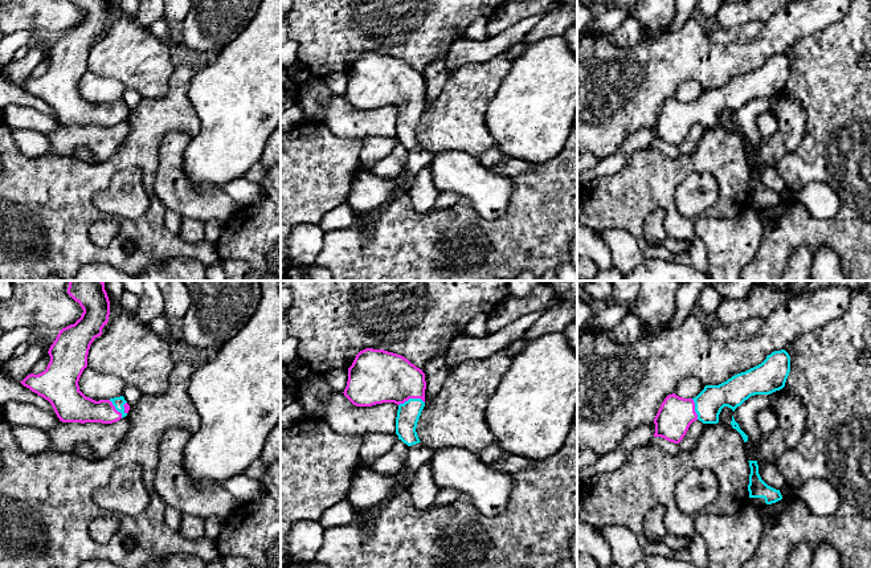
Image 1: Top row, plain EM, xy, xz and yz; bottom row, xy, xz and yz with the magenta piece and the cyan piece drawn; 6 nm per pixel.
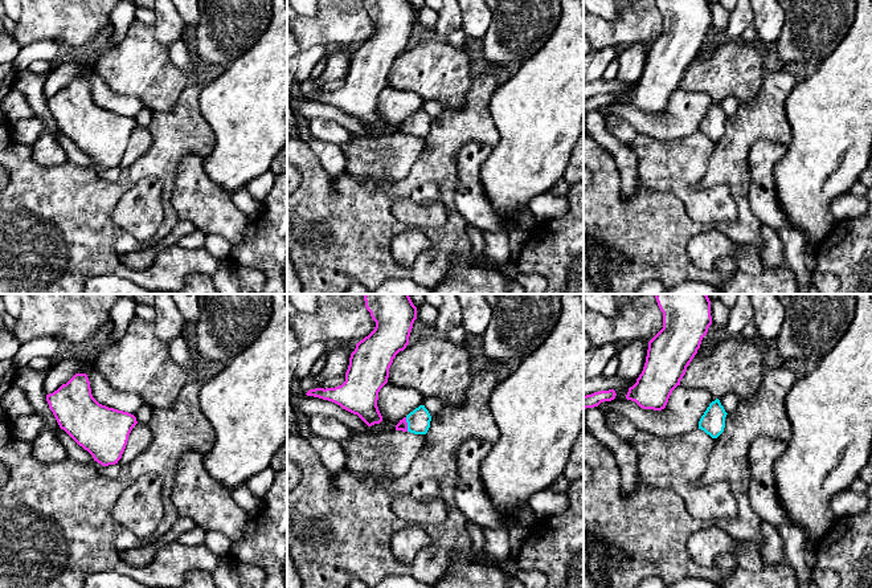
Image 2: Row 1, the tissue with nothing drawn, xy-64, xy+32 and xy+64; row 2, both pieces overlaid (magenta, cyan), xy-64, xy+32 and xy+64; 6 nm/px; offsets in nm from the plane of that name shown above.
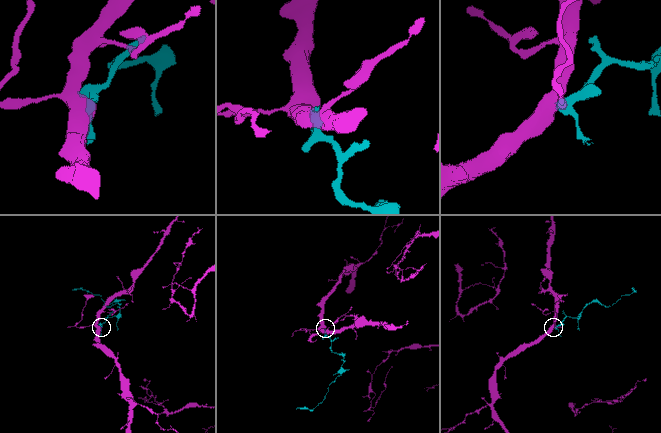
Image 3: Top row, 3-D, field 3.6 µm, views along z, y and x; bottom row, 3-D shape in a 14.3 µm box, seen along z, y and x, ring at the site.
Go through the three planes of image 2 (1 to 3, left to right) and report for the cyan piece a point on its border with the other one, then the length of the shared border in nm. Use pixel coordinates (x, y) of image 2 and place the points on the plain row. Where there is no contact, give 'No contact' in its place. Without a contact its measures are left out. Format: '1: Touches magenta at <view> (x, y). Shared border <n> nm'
1: No contact
2: Touches magenta at xy+32 (406, 127). Shared border 90 nm
3: No contact

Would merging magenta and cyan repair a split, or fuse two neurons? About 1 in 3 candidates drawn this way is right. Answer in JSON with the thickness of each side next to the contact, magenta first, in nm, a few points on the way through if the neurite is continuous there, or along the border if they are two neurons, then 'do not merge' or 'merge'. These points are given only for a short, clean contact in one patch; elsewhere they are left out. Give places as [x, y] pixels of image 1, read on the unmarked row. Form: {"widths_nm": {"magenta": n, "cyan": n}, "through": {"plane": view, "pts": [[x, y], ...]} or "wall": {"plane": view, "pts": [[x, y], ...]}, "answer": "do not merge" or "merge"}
{"widths_nm": {"magenta": 190, "cyan": 70}, "through": {"plane": "xy", "pts": [[74, 110], [81, 113], [115, 113], [118, 106]]}, "answer": "merge"}

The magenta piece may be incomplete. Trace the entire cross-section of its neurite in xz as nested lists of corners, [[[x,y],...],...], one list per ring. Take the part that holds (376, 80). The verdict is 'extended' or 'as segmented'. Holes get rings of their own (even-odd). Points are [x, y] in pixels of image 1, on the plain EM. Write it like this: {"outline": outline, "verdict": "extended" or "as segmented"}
{"outline": [[[384,53],[360,54],[348,71],[344,99],[356,110],[398,109],[396,138],[408,150],[420,144],[416,131],[425,110],[425,77],[401,58]]], "verdict": "extended"}

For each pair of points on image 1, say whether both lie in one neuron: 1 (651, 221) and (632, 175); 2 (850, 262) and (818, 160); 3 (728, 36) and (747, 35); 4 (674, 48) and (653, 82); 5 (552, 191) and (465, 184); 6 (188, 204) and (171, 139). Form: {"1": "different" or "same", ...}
{"1": "different", "2": "same", "3": "same", "4": "same", "5": "different", "6": "same"}

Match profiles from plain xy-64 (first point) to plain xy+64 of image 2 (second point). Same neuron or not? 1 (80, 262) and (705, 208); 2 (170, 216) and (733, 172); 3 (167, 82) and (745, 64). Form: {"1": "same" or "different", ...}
{"1": "different", "2": "same", "3": "same"}

